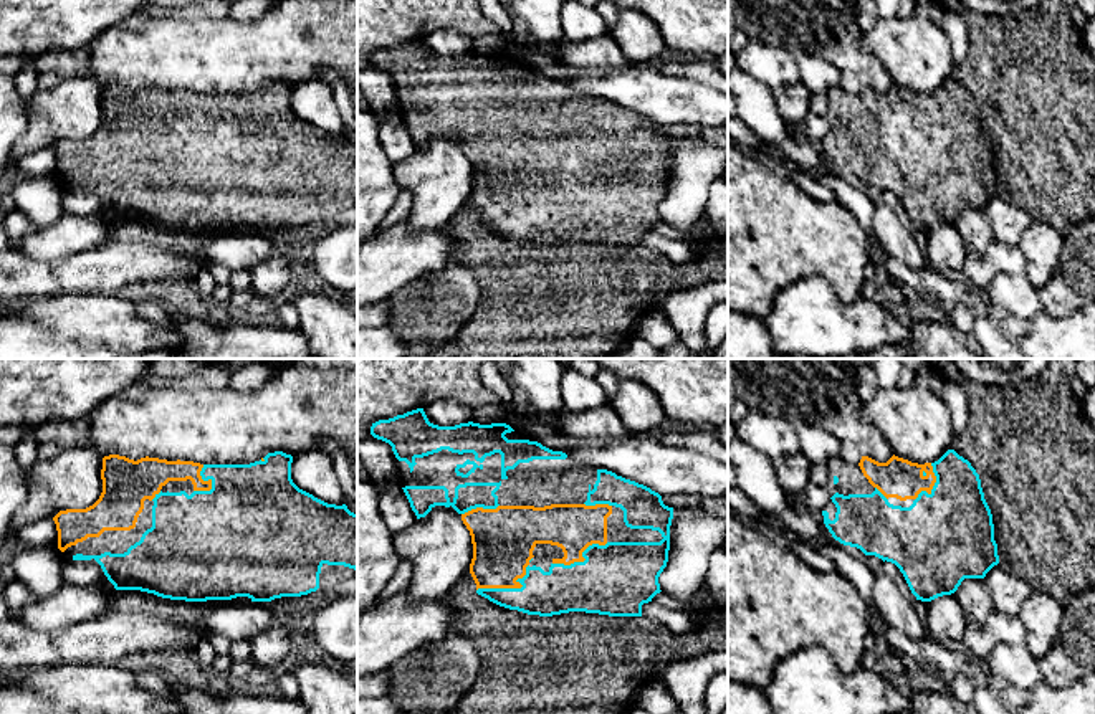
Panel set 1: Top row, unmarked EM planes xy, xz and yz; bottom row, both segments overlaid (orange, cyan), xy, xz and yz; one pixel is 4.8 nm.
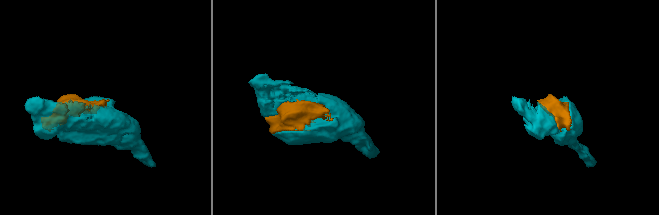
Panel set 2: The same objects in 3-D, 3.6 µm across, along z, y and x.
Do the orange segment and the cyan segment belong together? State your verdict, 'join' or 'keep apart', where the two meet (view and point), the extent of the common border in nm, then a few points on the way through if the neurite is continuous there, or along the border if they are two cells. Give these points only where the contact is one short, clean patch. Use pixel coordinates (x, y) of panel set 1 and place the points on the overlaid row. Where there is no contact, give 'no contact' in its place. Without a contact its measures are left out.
join | xz (510, 587) | 280 nm

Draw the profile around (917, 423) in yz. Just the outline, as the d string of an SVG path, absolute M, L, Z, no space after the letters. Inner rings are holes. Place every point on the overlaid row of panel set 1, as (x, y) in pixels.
M915 383L908 388L878 388L877 393L860 407L865 423L875 426L888 441L895 456L911 463L925 464L938 461L953 446L956 436L951 412L944 400L931 390Z

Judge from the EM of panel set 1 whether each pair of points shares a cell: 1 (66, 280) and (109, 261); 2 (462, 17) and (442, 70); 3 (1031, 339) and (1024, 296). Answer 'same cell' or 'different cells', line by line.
1: same cell
2: different cells
3: different cells

